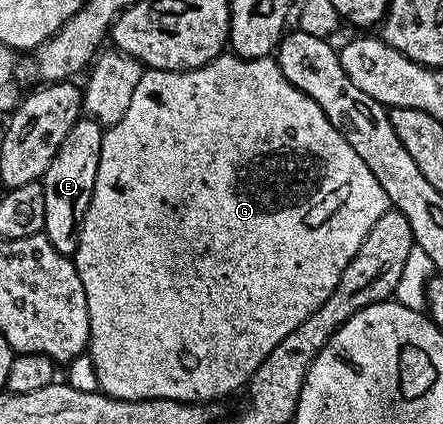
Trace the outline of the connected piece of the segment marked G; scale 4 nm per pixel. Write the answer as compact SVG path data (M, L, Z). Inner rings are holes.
M223 53L217 55L210 63L205 63L203 67L191 71L143 70L140 85L136 85L136 93L132 93L132 105L128 105L128 113L124 113L120 121L105 128L100 149L100 165L96 169L96 185L92 189L92 201L88 205L88 213L84 213L82 227L78 230L78 248L74 250L72 256L80 273L80 285L84 285L84 297L88 297L90 322L88 359L90 355L91 361L94 362L94 375L98 378L97 386L101 394L110 395L113 399L171 399L181 403L210 403L218 401L214 399L222 399L225 395L232 394L237 387L245 388L253 377L254 370L266 360L268 353L272 353L272 349L276 349L276 345L280 345L280 341L284 341L284 337L288 337L288 333L292 333L296 325L300 325L308 316L316 313L316 309L320 309L324 301L328 301L344 269L348 269L352 257L356 257L360 245L364 245L364 237L368 237L368 229L372 229L372 225L376 225L376 221L380 221L380 217L384 217L384 213L388 210L391 210L390 198L384 193L384 189L380 189L380 181L372 177L372 169L368 169L368 165L360 161L360 153L356 153L356 149L352 149L352 145L348 145L346 138L334 128L332 121L324 117L320 105L316 105L312 97L300 93L300 89L296 89L288 82L277 58L241 59L233 53Z

